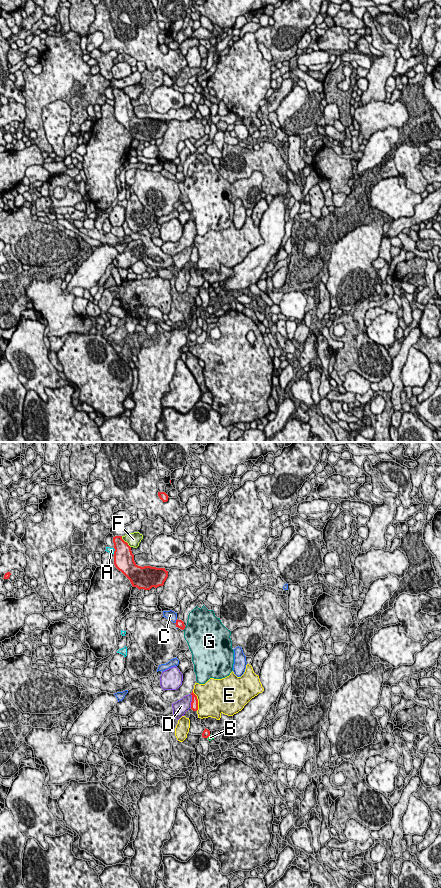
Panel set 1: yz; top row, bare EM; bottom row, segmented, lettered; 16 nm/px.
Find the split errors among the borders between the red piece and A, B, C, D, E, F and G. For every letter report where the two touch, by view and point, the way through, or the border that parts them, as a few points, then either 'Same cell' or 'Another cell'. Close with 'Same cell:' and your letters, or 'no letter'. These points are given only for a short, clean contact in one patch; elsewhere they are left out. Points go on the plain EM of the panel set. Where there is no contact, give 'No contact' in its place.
A: Touches red at yz (114, 103). Another cell
B: Touches red at yz (208, 288). Boundary: yz (210, 287), (207, 289). Another cell
C: Touches red at yz (176, 173). Another cell
D: Touches red at yz (192, 253). Another cell
E: Touches red at yz (197, 253). Another cell
F: Touches red at yz (126, 94). Another cell
G: Touches red at yz (184, 180). Another cell
Same cell: no letter

